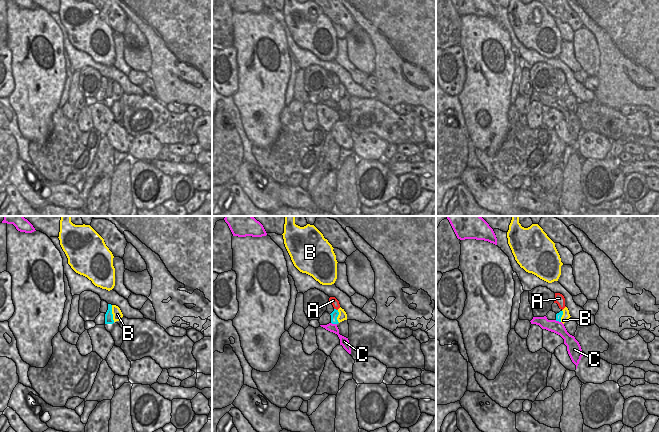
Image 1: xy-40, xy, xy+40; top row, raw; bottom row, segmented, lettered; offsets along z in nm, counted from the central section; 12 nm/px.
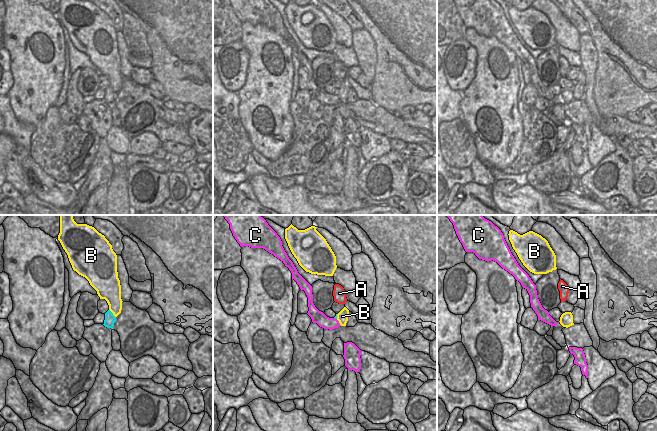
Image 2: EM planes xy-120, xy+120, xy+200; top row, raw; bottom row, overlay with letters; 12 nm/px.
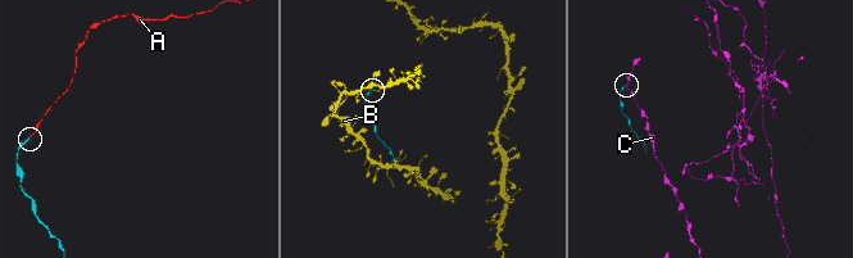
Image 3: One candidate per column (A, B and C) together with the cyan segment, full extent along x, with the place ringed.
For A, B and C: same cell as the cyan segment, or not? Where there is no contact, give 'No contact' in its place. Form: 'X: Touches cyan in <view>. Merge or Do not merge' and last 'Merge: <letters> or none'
A: Touches cyan in xy. Merge
B: Touches cyan in xy-40. Do not merge
C: Touches cyan in xy. Do not merge
Merge: A

